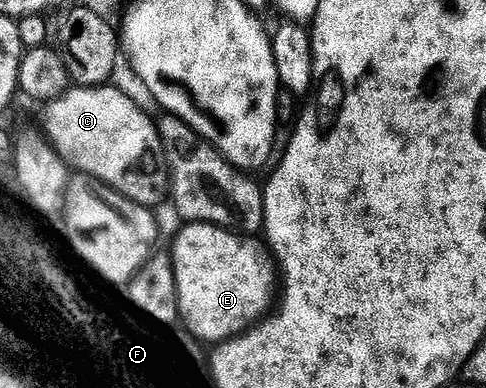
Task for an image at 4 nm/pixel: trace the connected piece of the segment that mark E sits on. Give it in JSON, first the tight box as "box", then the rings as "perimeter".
{"box":[172,222,276,344],"perimeter":[[[192,222],[181,228],[183,230],[179,234],[173,235],[172,255],[179,312],[190,334],[195,339],[203,338],[206,342],[221,344],[251,329],[271,309],[270,301],[276,298],[276,262],[269,249],[261,241],[258,243],[257,237],[243,236],[222,226],[209,226],[207,222]]]}

